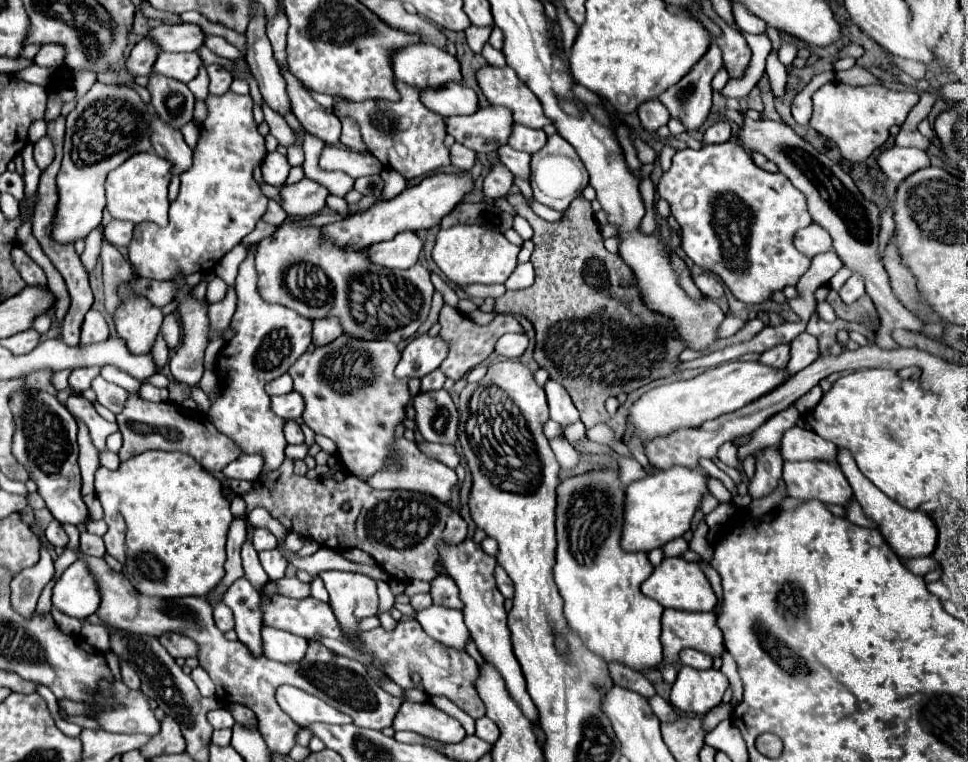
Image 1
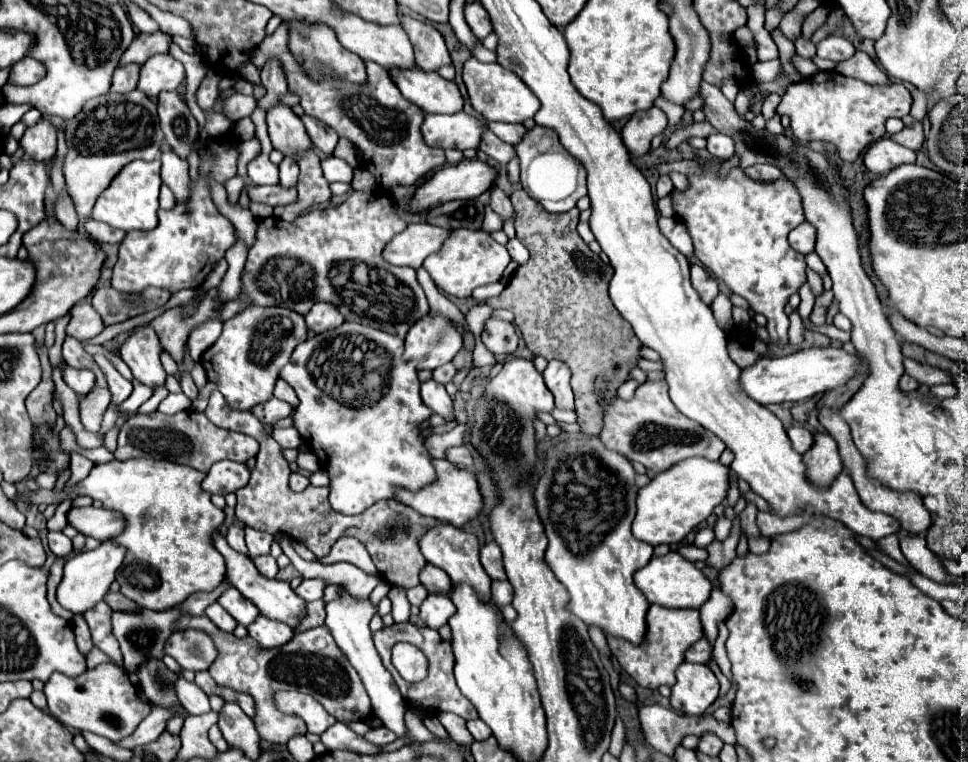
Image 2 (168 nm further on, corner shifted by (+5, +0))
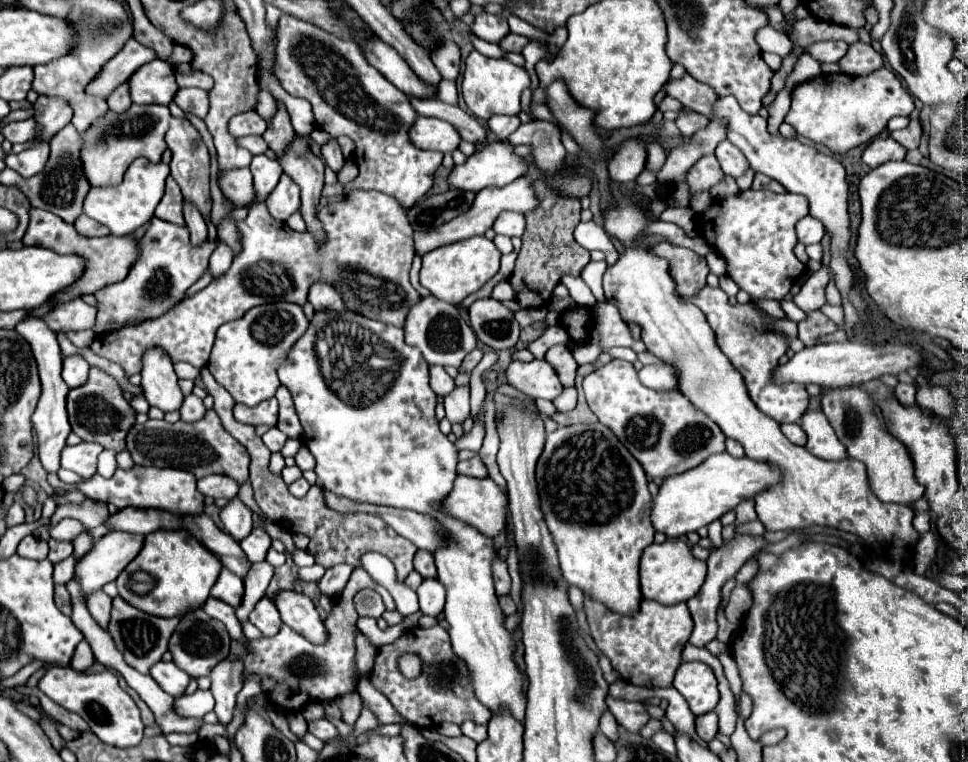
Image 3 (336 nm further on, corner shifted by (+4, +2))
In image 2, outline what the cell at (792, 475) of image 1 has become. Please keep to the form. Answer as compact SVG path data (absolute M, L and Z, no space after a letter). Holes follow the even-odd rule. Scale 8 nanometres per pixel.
M816 433L814 441L816 443L812 445L812 449L802 455L806 465L806 479L814 487L830 487L842 471L836 441L828 433Z

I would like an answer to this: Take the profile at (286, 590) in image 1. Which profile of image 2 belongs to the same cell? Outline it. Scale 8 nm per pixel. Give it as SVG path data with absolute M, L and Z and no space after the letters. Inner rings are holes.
M304 579L300 587L296 587L296 595L300 595L304 601L316 601L322 597L326 583L322 579Z

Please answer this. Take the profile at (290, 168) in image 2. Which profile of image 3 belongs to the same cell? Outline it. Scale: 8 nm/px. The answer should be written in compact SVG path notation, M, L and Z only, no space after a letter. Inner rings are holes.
M285 173L275 191L267 197L267 209L277 221L287 221L299 209L299 189L289 177L285 177Z

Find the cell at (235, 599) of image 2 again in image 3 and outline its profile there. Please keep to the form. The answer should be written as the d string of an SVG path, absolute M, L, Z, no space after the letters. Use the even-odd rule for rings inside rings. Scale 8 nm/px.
M223 567L217 583L211 589L211 597L227 601L231 607L239 607L243 599L243 579Z

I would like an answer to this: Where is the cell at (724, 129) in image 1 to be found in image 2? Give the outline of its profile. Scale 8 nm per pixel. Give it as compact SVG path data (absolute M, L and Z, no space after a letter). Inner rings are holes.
M714 133L708 137L708 153L712 157L718 157L720 161L726 161L734 155L734 141L728 135L722 133Z

